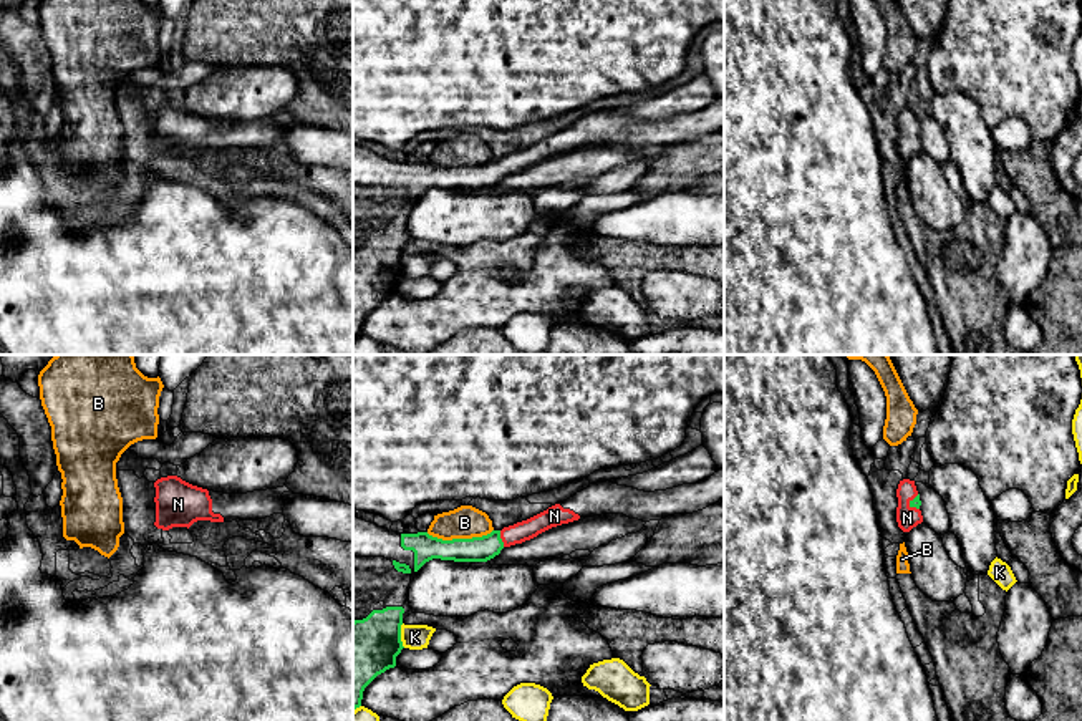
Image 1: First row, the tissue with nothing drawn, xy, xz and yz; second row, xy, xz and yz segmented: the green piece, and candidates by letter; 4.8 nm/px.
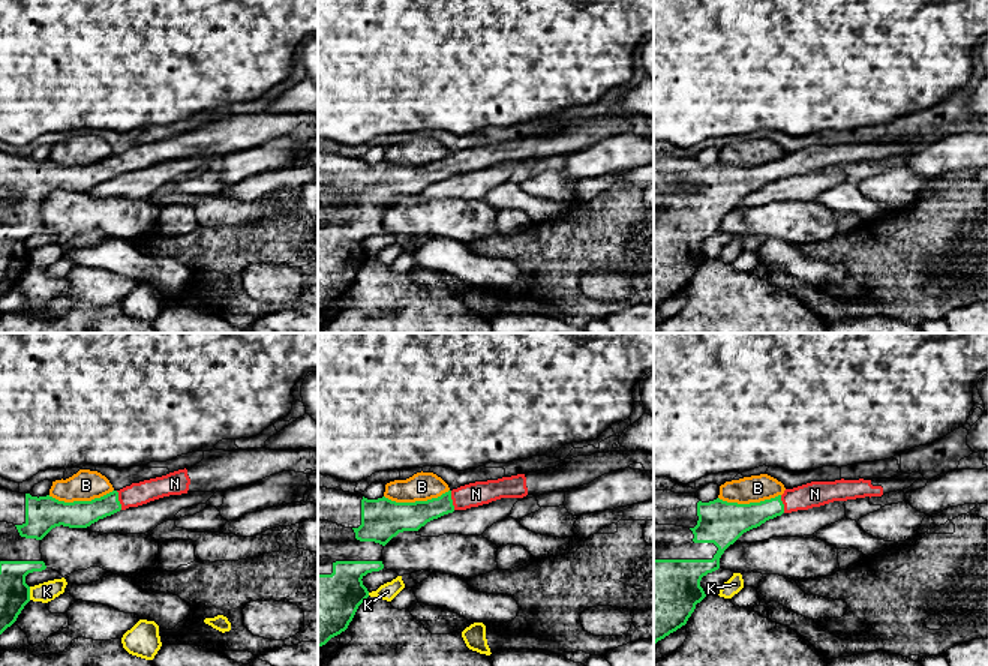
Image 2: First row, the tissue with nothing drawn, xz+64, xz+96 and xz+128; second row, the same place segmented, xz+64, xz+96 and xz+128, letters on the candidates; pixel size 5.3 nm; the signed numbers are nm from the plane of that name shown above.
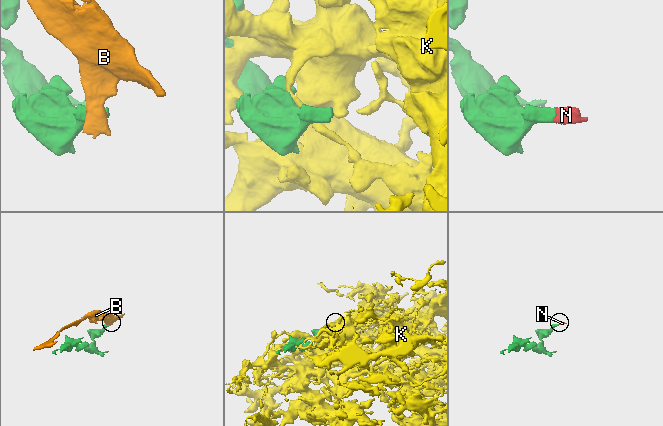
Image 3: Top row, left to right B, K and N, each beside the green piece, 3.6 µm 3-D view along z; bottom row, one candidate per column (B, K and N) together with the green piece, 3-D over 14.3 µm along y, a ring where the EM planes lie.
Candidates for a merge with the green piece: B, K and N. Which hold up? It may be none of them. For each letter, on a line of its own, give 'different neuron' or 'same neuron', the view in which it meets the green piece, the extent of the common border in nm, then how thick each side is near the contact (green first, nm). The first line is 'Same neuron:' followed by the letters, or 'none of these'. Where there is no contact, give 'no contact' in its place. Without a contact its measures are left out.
Same neuron: N
B: different neuron; contact in xz; length 320 nm; calibres 130 and 160 nm
K: different neuron; contact in xz; length 120 nm; calibres 320 and 130 nm
N: same neuron; contact in xz; length 80 nm; calibres 130 and 100 nm

